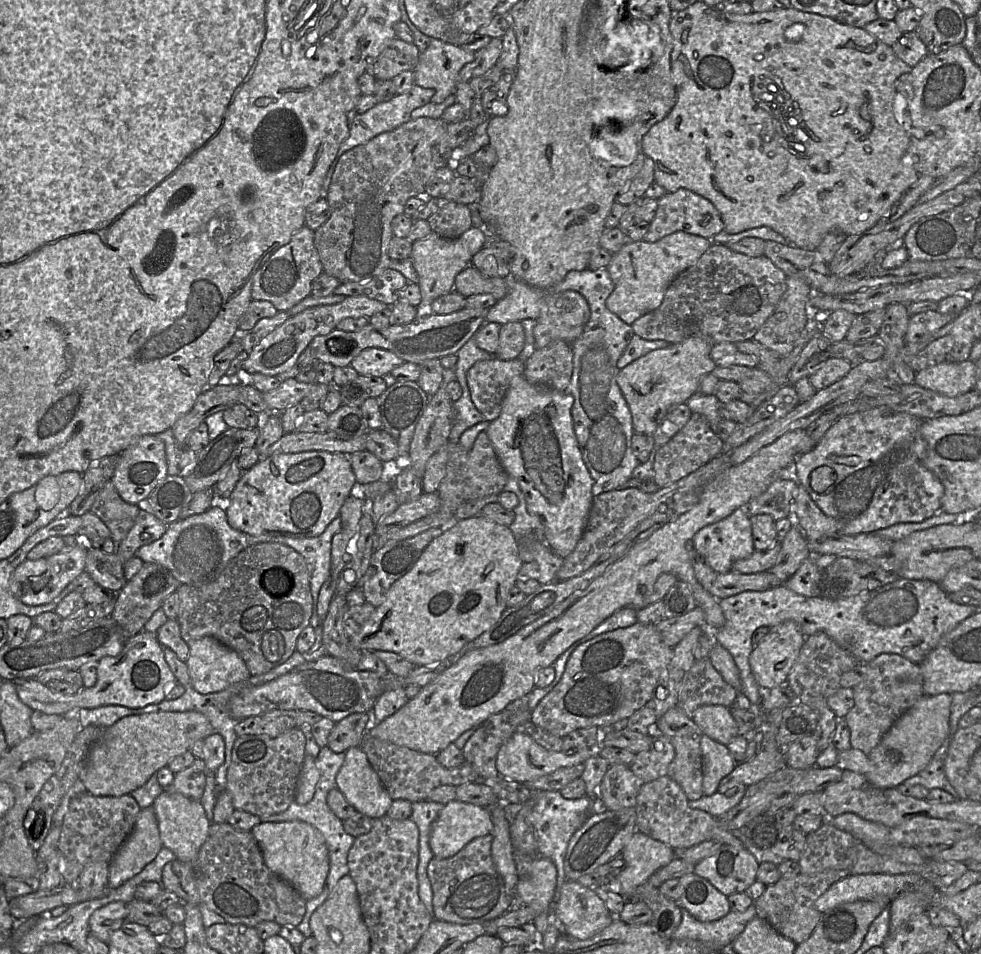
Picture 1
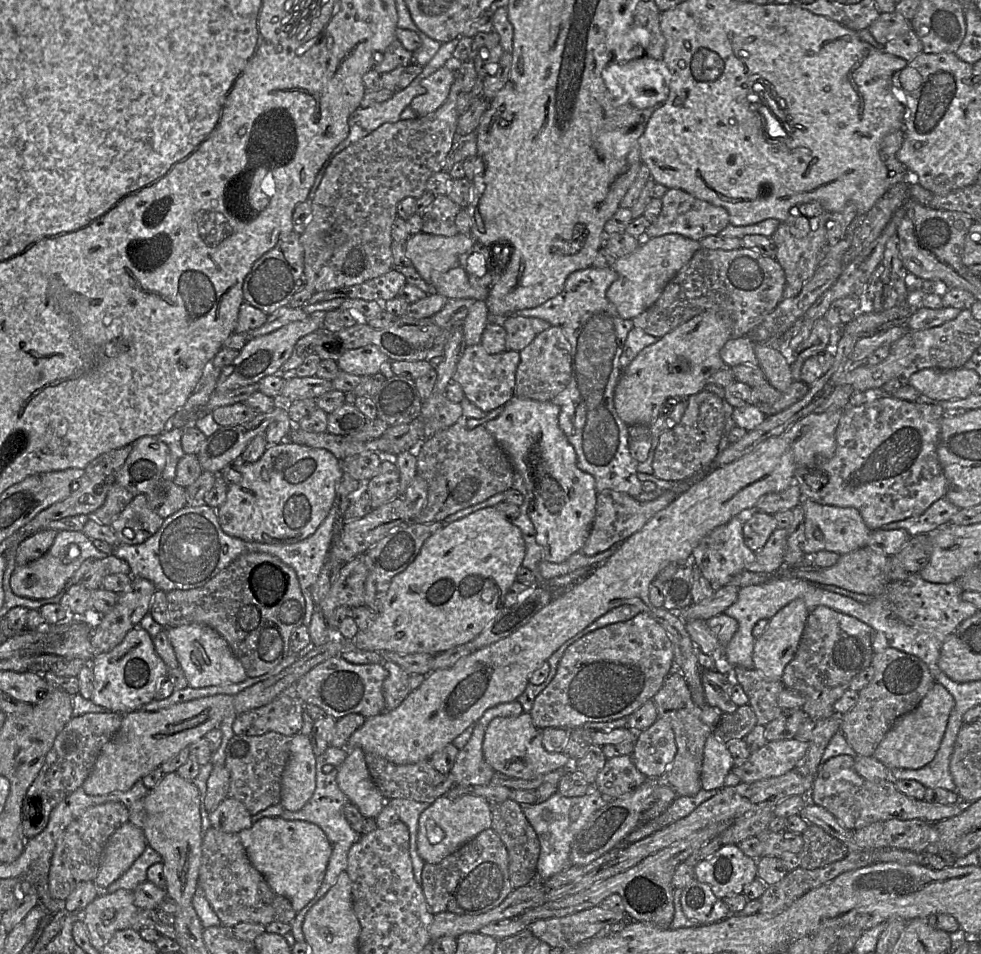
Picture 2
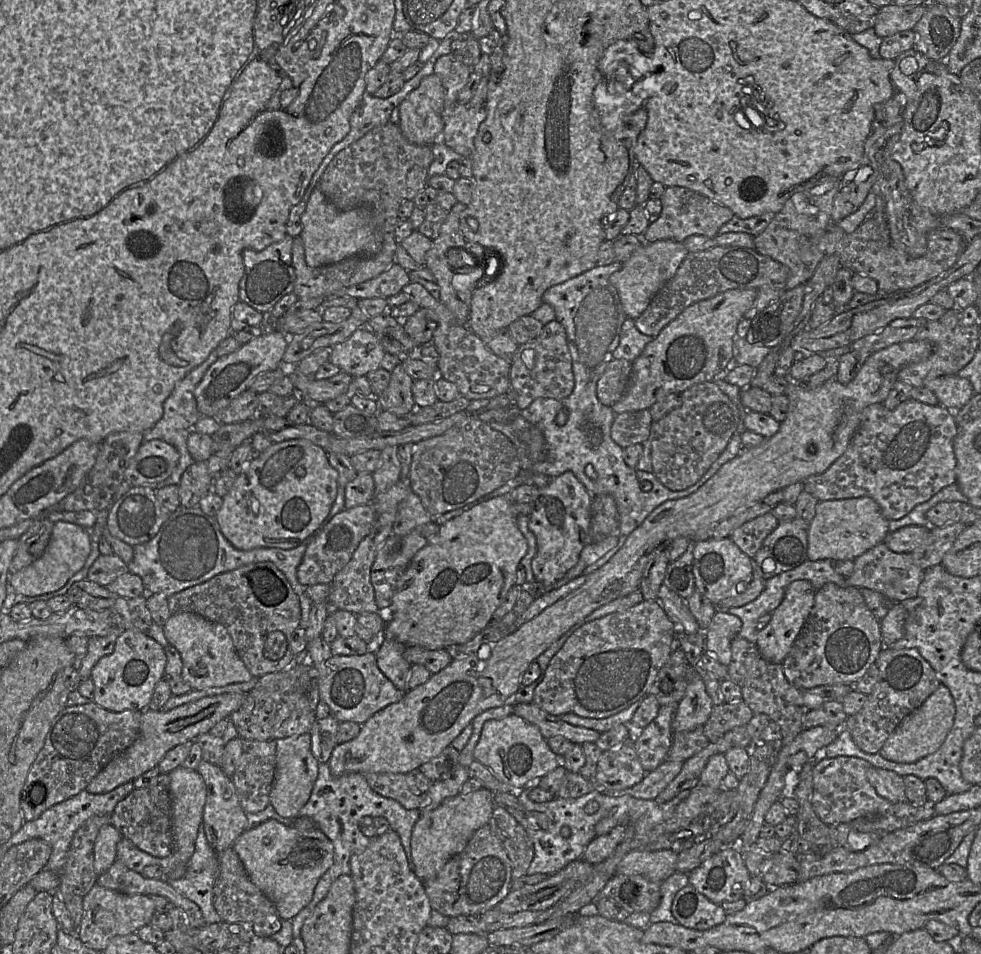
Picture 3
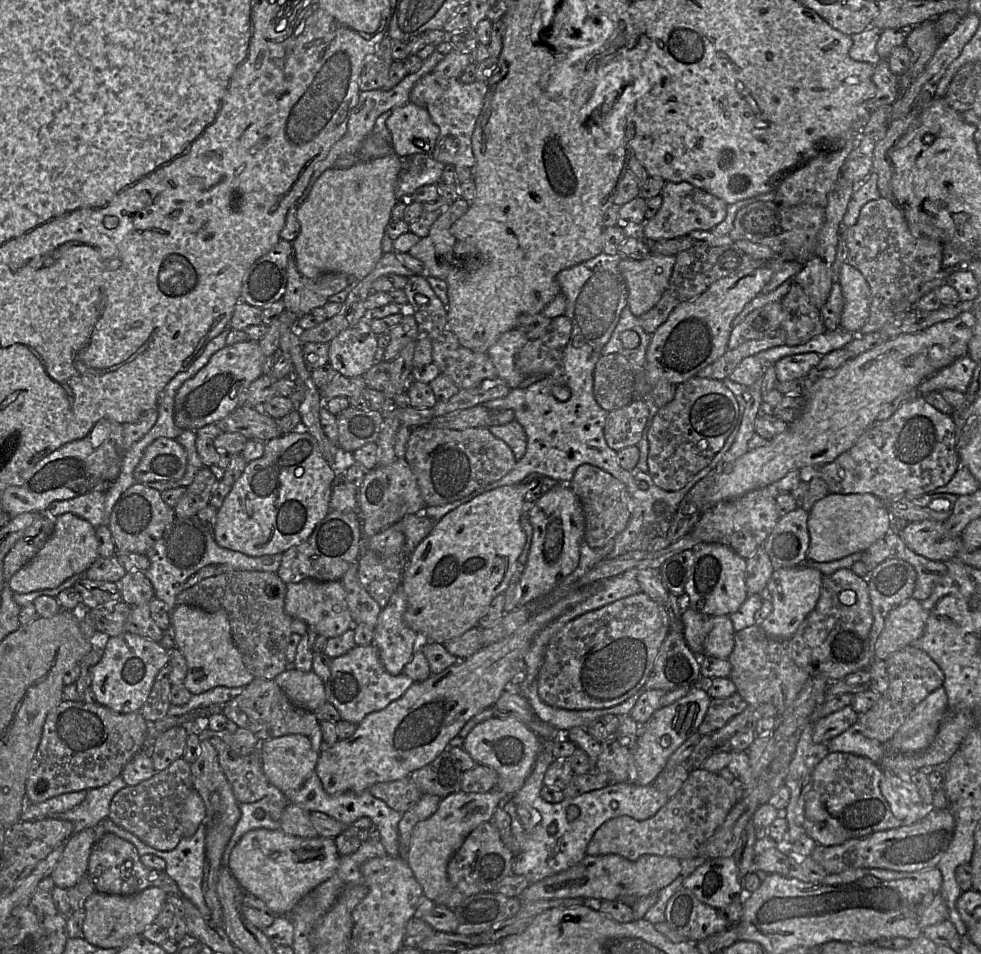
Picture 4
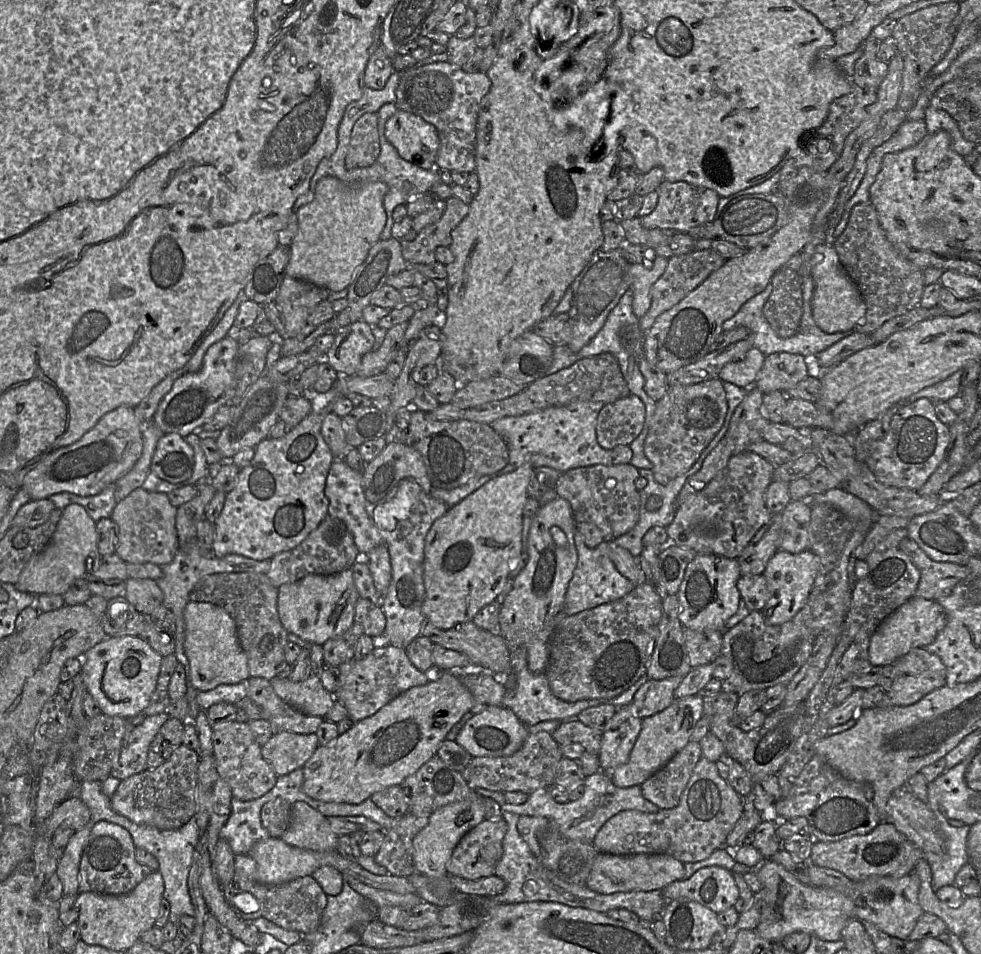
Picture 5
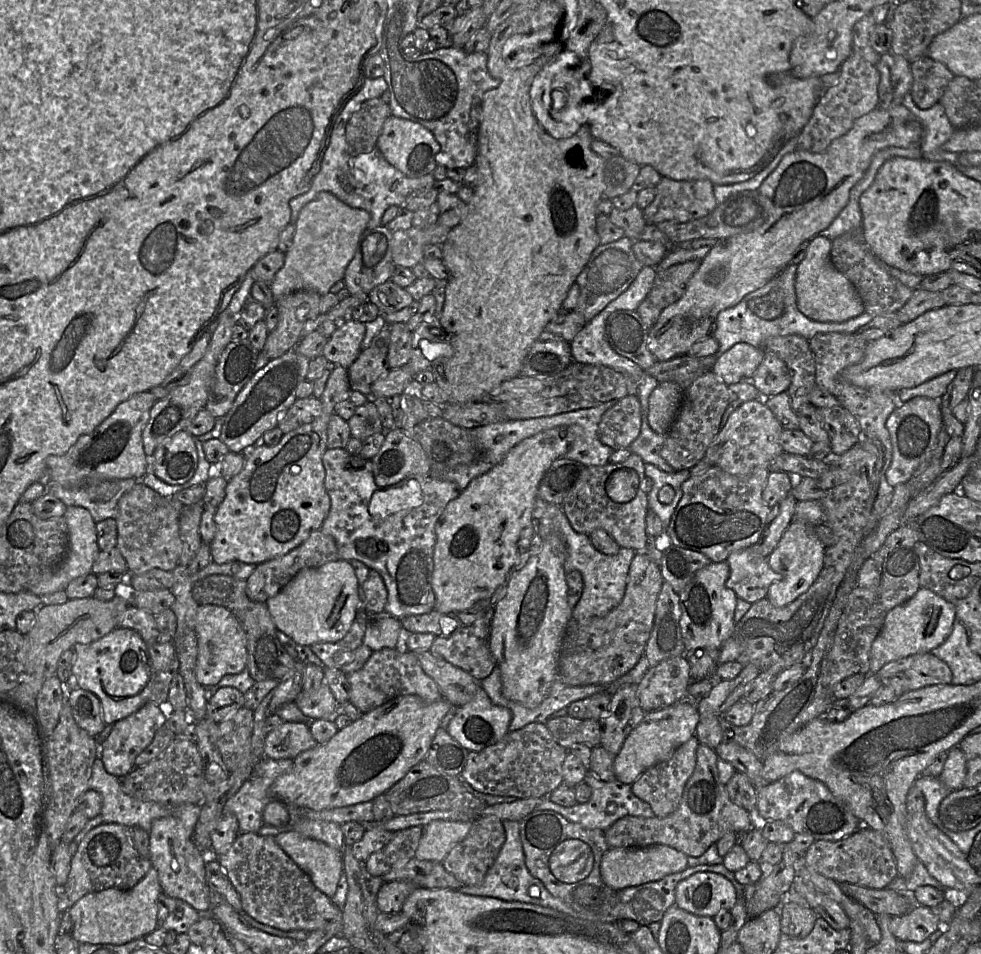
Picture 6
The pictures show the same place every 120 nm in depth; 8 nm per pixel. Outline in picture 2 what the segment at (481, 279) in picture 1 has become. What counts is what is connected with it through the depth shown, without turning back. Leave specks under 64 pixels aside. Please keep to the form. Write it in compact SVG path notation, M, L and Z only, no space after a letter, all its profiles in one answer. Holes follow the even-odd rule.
M457 265L444 273L433 273L430 285L447 299L474 299L486 301L489 288L472 286L464 269Z

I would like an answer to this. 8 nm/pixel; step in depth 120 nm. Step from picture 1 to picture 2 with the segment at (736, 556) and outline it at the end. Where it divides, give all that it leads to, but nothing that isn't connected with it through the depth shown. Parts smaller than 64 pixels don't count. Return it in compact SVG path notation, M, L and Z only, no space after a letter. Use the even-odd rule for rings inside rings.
M735 516L726 524L718 526L707 534L693 549L691 562L697 566L702 575L716 587L727 585L737 574L745 570L745 567L755 561L756 553L745 544L743 537L743 516Z

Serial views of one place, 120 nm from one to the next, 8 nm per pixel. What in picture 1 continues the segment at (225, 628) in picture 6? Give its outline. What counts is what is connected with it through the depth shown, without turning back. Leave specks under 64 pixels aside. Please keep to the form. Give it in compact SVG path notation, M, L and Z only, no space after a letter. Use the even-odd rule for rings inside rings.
M205 636L188 643L189 654L185 661L190 686L200 694L224 690L250 677L249 671L239 655L213 637Z

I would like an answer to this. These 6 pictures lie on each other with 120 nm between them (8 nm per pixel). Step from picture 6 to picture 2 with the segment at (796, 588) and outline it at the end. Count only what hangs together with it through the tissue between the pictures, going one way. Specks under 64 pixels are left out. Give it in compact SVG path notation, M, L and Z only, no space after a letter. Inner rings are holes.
M797 598L780 609L770 620L763 634L754 642L754 668L772 680L781 680L786 665L793 659L804 632L809 611L802 598Z

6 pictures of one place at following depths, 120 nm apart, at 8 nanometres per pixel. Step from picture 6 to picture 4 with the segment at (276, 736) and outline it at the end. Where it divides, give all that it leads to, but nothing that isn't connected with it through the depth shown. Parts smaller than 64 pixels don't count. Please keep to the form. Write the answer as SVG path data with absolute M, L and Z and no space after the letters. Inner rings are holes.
M301 734L284 735L265 740L259 744L263 772L268 781L288 796L299 790L314 772L319 753L312 747L311 739Z

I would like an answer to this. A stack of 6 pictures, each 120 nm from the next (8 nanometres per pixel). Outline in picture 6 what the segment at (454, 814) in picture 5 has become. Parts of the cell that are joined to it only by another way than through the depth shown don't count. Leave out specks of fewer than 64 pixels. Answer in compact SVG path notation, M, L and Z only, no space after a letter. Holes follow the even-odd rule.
M434 820L424 827L415 857L442 863L447 854L468 834L473 821Z

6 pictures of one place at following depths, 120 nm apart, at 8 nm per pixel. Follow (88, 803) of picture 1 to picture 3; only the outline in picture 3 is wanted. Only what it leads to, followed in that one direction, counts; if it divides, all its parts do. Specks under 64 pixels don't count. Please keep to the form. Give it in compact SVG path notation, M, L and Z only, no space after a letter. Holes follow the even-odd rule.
M111 815L92 816L74 833L65 864L60 870L58 894L65 902L74 896L85 897L98 876L94 869L94 843L100 828L110 824Z

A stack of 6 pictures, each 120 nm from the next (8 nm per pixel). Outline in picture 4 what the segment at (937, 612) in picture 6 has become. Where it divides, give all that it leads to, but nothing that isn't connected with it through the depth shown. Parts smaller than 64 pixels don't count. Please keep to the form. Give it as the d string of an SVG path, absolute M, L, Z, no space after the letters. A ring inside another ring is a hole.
M912 597L892 609L874 646L874 658L885 660L890 654L921 637L924 633L927 612L920 601Z

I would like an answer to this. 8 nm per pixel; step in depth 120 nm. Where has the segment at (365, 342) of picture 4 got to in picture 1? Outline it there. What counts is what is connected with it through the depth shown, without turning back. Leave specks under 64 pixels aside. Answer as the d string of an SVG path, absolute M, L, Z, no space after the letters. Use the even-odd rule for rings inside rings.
M370 347L355 356L349 366L359 375L383 377L403 362L405 361L390 351Z

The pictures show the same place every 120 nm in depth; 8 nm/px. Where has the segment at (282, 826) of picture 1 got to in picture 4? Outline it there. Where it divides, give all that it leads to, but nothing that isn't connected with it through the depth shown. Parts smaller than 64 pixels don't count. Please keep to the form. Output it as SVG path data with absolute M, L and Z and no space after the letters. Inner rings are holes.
M259 828L241 837L232 849L228 867L246 893L253 894L265 902L275 916L288 916L302 898L335 874L340 857L333 838L322 836L302 838L285 834L280 829Z

